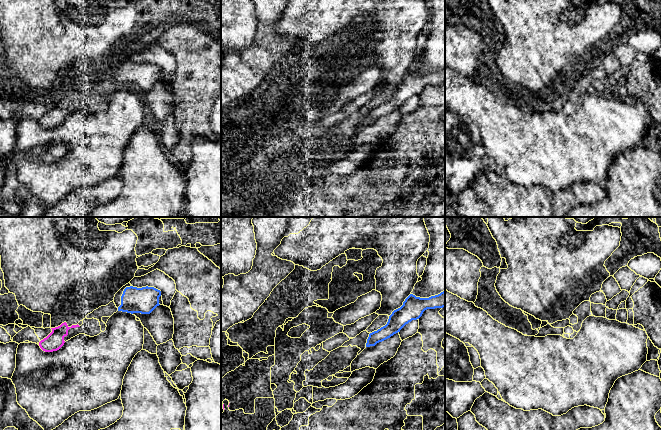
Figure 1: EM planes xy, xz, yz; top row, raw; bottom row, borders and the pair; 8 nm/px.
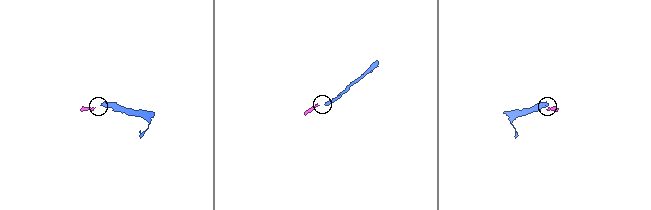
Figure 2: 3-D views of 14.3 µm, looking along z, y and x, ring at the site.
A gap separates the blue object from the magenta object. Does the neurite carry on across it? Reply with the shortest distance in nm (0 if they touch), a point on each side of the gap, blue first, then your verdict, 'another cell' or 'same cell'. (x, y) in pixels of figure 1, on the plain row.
340 nm | xy (118, 86), (79, 102) | same cell

